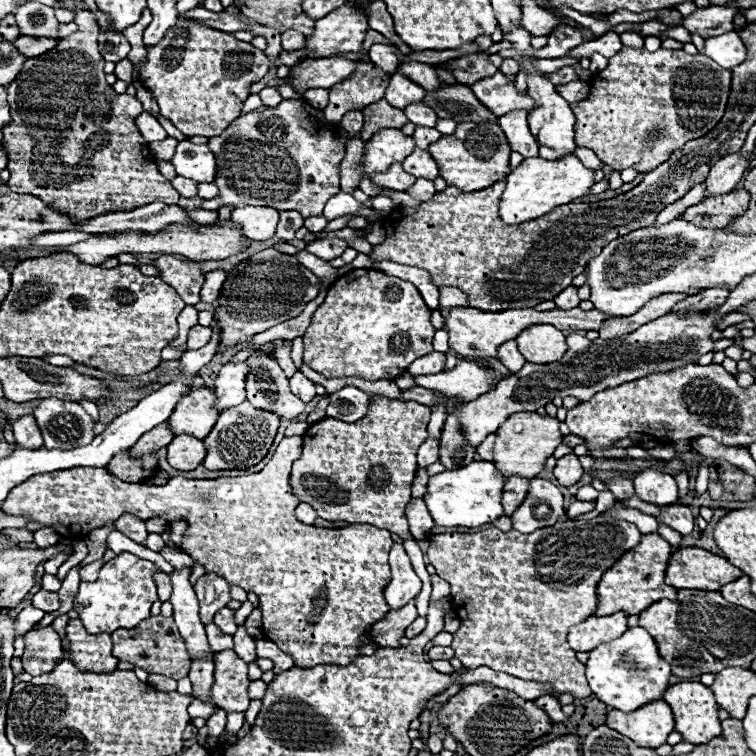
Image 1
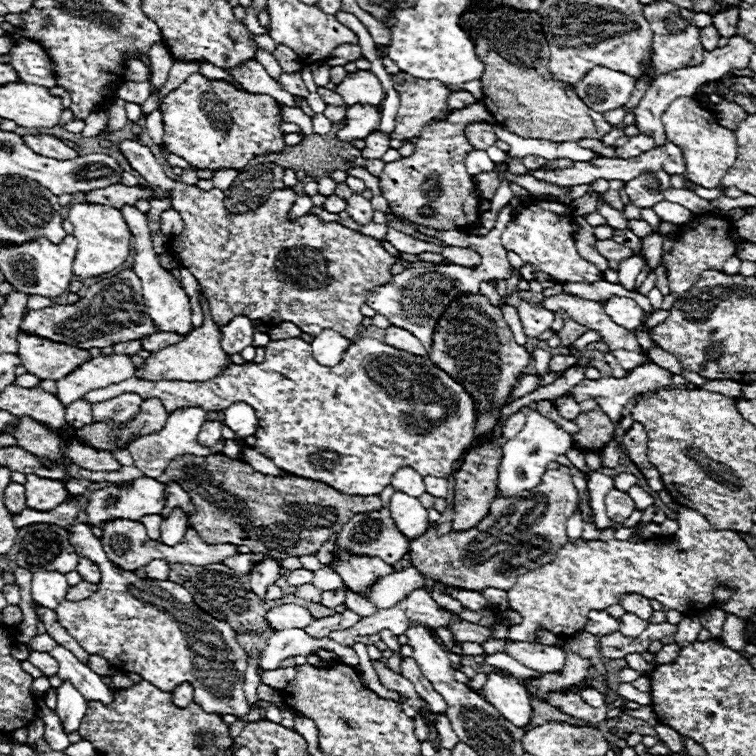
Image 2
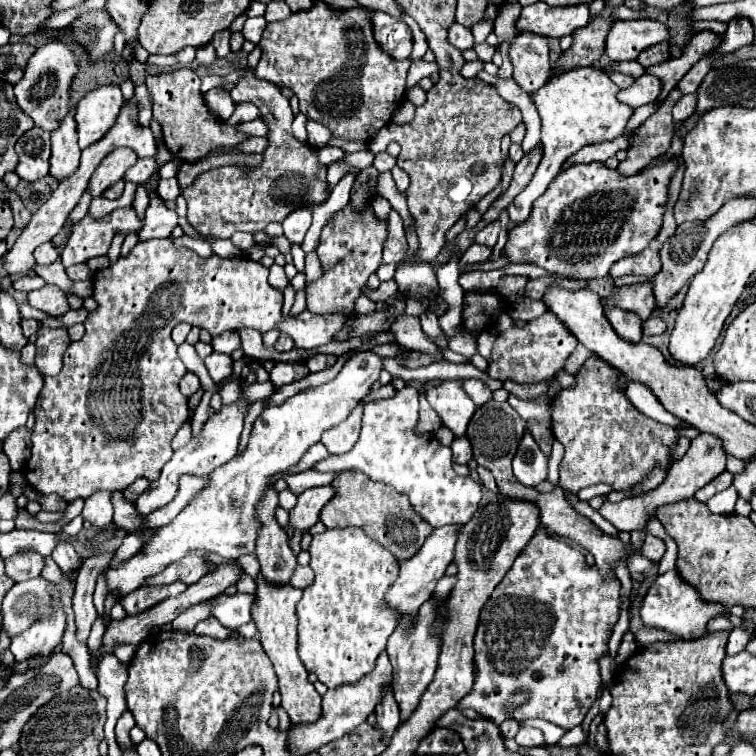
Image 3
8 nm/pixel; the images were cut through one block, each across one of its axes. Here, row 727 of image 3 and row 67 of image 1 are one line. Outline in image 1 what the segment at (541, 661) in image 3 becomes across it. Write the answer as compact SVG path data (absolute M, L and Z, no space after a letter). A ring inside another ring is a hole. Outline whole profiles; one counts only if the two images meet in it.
M562 66L560 70L546 74L546 78L548 78L550 82L554 82L554 86L564 86L564 84L568 84L568 82L578 80L578 72L576 72L574 66Z

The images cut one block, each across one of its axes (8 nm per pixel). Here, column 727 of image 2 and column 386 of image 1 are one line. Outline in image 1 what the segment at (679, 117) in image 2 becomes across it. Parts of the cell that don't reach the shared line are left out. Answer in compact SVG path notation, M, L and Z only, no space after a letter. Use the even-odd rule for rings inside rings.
M382 128L378 130L366 144L360 164L360 190L368 196L376 196L382 192L380 186L376 186L370 176L376 172L388 170L394 162L404 162L408 154L414 150L412 136L402 134L398 128Z

